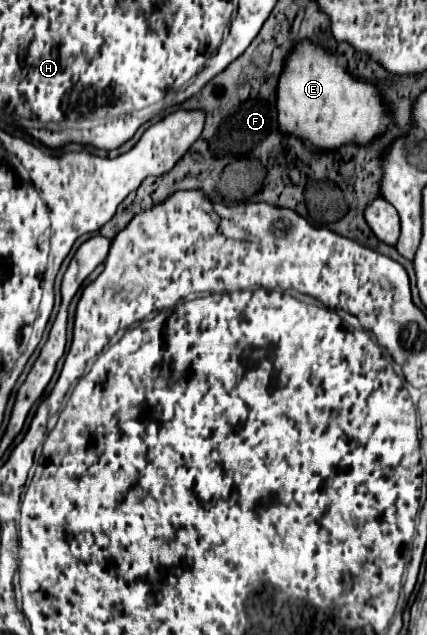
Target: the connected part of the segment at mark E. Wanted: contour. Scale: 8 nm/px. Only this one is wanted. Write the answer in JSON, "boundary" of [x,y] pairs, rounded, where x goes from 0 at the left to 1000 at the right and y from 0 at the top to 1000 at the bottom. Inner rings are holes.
{"boundary":[[[703,69],[684,94],[674,94],[674,113],[656,123],[651,189],[674,208],[703,208],[703,214],[731,220],[745,236],[782,236],[820,220],[862,227],[909,202],[913,180],[890,164],[890,151],[871,132],[815,117],[773,82],[731,69]]]}

